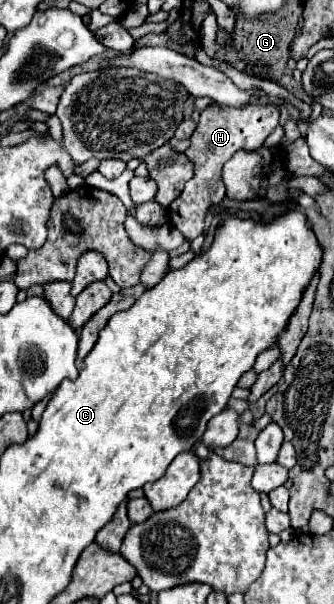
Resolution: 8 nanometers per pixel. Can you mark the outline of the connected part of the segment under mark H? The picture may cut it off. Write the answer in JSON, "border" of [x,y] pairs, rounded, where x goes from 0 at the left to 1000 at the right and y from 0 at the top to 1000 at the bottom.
{"border":[[[763,161],[728,177],[686,177],[662,171],[620,174],[602,190],[584,220],[572,224],[572,240],[554,257],[584,273],[584,290],[554,303],[548,320],[506,339],[506,366],[554,389],[554,396],[578,399],[608,386],[620,353],[674,329],[674,306],[662,300],[662,276],[686,267],[716,247],[763,250],[787,240],[787,233],[817,220],[835,207],[835,177],[823,171],[781,171]]]}

